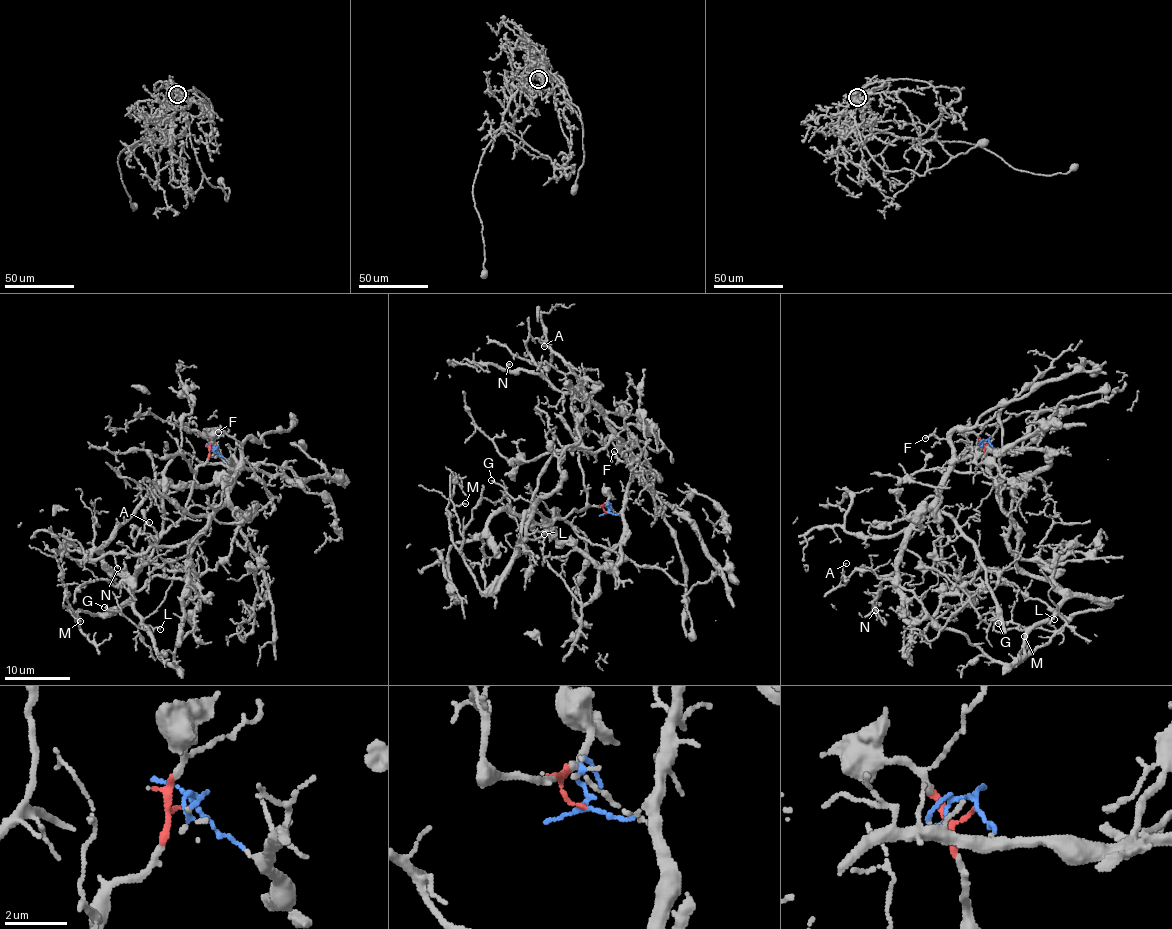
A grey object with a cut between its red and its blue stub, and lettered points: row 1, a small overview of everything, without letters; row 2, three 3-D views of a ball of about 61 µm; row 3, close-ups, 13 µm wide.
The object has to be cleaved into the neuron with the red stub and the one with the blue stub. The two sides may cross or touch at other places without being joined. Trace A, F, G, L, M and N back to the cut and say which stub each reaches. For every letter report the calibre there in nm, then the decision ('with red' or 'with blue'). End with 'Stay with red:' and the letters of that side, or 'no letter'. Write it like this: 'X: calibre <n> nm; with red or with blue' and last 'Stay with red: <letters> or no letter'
A: calibre 110 nm; with blue
F: calibre 80 nm; with blue
G: calibre 150 nm; with red
L: calibre 120 nm; with red
M: calibre 110 nm; with red
N: calibre 110 nm; with blue
Stay with red: G, L, M

